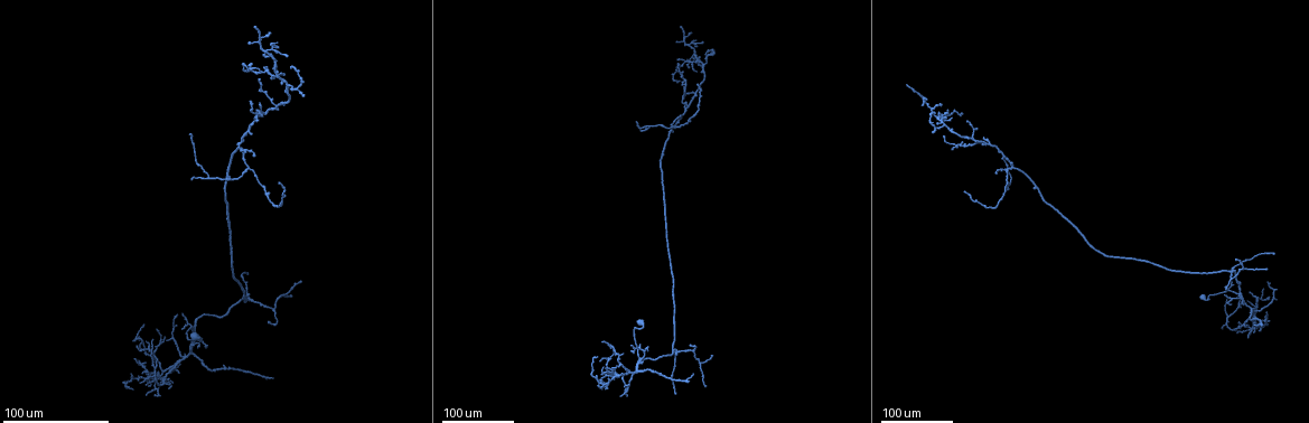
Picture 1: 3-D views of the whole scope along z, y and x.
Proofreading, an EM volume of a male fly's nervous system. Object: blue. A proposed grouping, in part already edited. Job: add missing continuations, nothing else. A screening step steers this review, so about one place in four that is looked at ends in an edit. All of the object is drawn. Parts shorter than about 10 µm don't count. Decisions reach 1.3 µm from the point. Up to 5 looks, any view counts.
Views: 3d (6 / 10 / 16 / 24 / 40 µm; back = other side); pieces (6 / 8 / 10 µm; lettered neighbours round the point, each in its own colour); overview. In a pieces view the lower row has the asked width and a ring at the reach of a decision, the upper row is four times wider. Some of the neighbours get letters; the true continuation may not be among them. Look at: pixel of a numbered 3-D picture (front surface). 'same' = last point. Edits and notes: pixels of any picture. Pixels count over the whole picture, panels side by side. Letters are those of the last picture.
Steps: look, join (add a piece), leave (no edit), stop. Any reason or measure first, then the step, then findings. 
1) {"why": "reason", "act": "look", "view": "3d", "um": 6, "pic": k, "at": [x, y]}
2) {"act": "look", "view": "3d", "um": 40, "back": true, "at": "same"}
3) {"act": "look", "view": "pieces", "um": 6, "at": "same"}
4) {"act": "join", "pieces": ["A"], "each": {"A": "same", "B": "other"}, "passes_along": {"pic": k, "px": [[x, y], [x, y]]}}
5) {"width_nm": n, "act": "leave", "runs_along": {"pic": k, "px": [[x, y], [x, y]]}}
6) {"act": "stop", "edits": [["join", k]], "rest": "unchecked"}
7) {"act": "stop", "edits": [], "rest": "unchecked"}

{"why": "free end", "act": "look", "view": "3d", "um": 24, "pic": 1, "at": [1262, 327]}

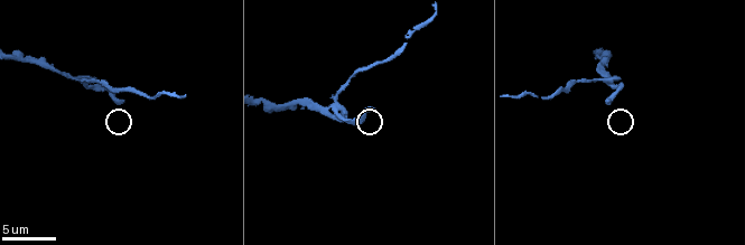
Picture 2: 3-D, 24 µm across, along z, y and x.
{"why": "what lies round it", "act": "look", "view": "pieces", "um": 6, "pic": 2, "at": [123, 102]}

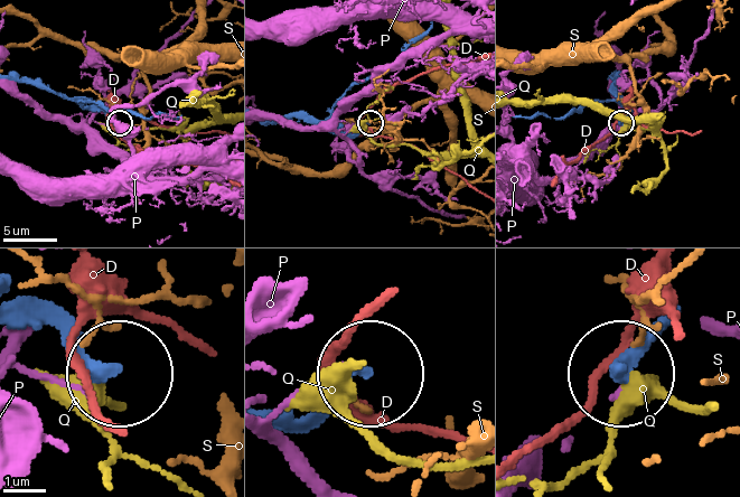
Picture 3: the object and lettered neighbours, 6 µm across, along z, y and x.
{"act": "leave", "each": {"D": "other", "P": "other", "Q": "other", "S": "other"}, "runs_along": {"pic": 3, "px": [[16, 318], [91, 365], [120, 368]]}, "found": "no lettered piece goes on from it"}

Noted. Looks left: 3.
{"why": "free end", "act": "look", "view": "pieces", "um": 10, "pic": 2, "at": [183, 95]}

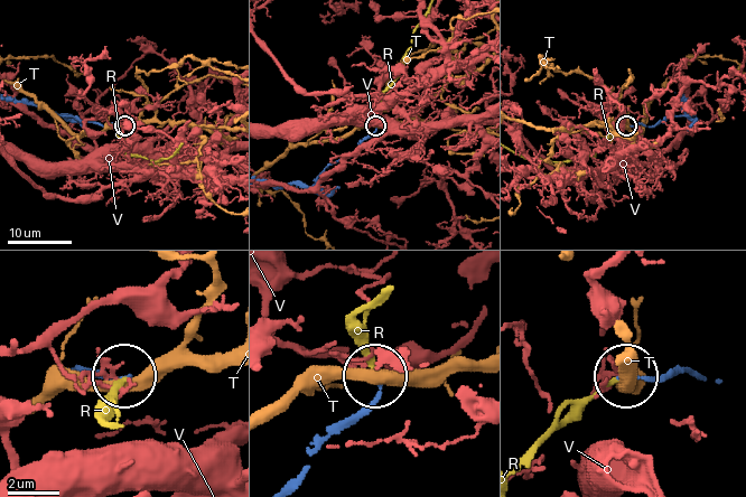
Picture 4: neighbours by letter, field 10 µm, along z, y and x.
{"width_nm": 160, "act": "join", "pieces": ["R"], "each": {"R": "same", "T": "other", "V": "other"}, "found": "it goes on there"}

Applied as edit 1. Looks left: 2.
{"act": "stop", "edits": [["join", 4]], "rest": "unchecked"}

